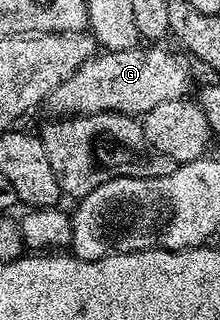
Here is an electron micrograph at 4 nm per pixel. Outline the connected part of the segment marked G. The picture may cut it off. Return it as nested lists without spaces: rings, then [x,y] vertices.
[[[155,44],[151,50],[136,48],[127,51],[99,52],[90,58],[69,80],[65,80],[51,93],[49,106],[56,110],[59,116],[74,116],[77,114],[100,114],[113,112],[120,116],[142,116],[157,108],[157,104],[165,104],[165,100],[182,98],[188,93],[187,85],[192,85],[193,79],[188,70],[188,63],[177,55],[162,50],[162,45]]]

